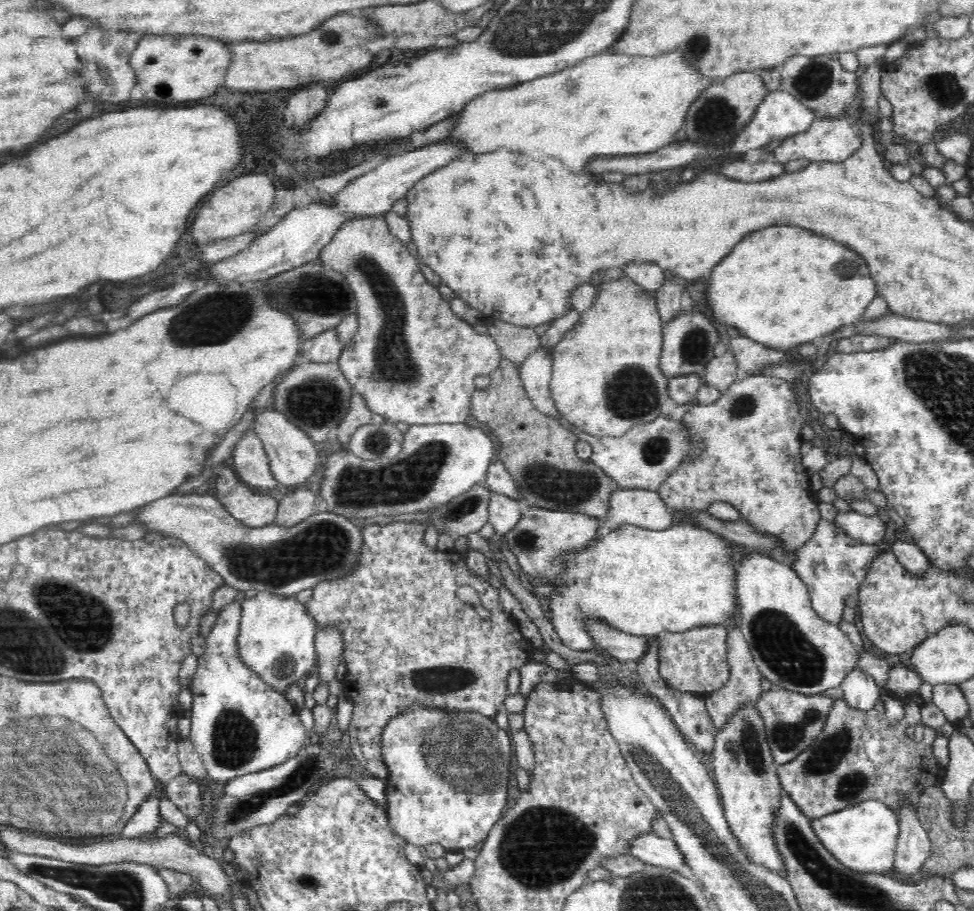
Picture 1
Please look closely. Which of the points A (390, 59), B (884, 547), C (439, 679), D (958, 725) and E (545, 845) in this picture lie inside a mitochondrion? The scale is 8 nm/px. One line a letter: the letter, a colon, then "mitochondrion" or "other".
A: other
B: other
C: mitochondrion
D: other
E: mitochondrion

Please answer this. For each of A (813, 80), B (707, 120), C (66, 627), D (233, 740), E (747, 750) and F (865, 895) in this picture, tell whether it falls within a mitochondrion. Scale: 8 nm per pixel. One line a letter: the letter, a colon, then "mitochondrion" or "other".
A: mitochondrion
B: mitochondrion
C: mitochondrion
D: mitochondrion
E: mitochondrion
F: mitochondrion

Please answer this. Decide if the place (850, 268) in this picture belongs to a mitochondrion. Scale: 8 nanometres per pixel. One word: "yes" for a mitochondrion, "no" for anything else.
yes

